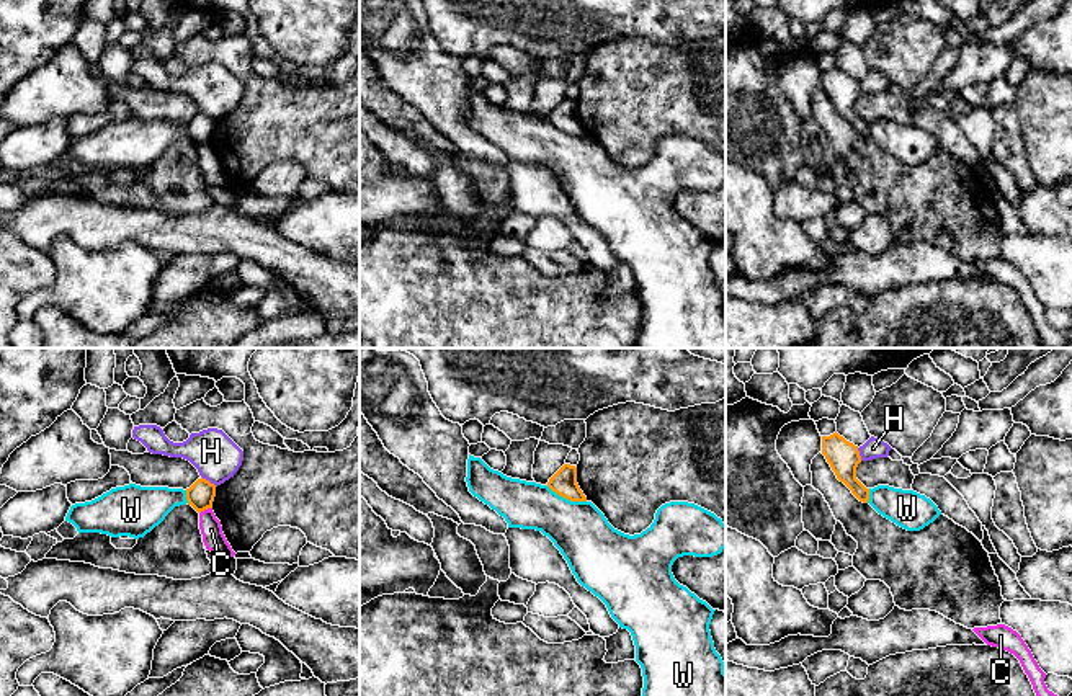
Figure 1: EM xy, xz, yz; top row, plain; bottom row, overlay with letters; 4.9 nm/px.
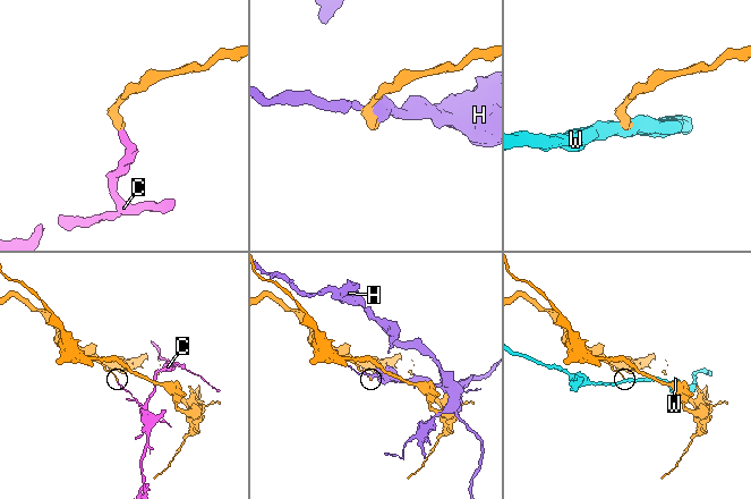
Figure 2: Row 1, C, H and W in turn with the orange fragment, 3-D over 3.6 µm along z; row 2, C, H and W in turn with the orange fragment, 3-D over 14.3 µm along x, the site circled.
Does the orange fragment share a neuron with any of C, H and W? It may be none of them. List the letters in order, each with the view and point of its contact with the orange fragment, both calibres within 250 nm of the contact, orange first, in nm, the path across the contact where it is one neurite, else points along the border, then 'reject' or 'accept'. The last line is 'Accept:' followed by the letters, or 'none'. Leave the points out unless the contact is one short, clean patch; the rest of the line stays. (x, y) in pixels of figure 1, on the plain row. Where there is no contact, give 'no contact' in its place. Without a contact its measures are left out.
C: contact xy (205, 142); calibres 140 and 110 nm; border xy (211, 141), (200, 147); reject
H: contact xy (208, 115); calibres 140 and 220 nm; border xy (201, 110), (216, 120); reject
W: contact xz (566, 131); calibres 130 and 280 nm; border xz (546, 120), (571, 134), (585, 136); reject
Accept: none

